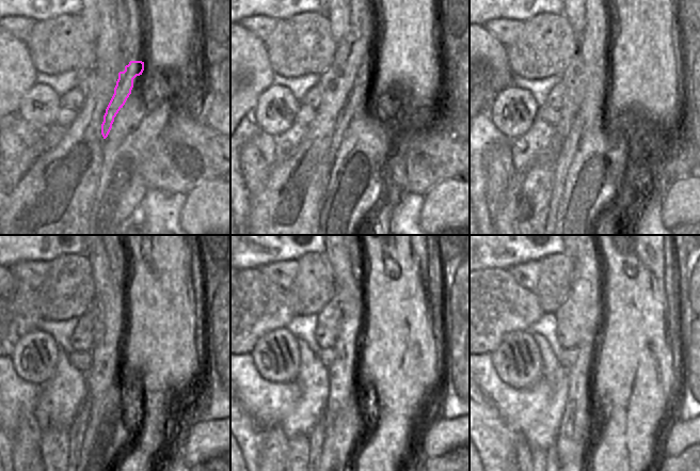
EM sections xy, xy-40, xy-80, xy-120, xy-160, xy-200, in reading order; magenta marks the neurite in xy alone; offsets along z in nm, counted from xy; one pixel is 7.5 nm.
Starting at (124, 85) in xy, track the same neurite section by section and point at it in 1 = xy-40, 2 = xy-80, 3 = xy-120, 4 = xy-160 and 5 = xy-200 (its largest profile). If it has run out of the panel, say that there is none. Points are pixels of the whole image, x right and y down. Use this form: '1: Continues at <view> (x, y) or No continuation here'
1: Continues at xy-40 (364, 84)
2: Continues at xy-80 (594, 99)
3: Continues at xy-120 (109, 350)
4: Continues at xy-160 (343, 372)
5: Continues at xy-200 (567, 449)

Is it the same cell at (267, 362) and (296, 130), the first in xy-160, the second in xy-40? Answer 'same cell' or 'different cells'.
different cells

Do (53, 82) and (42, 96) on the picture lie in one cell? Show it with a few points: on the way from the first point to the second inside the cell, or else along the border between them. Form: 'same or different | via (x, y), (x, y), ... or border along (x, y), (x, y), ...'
different | border along (35, 81), (48, 84), (59, 96)

